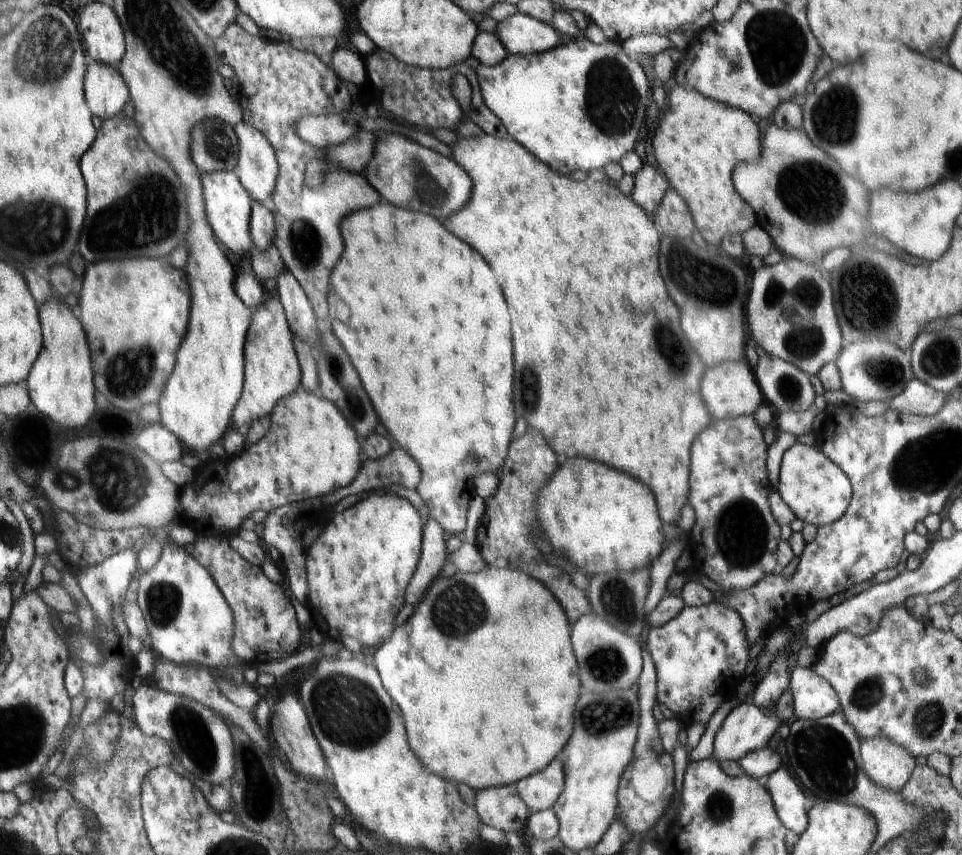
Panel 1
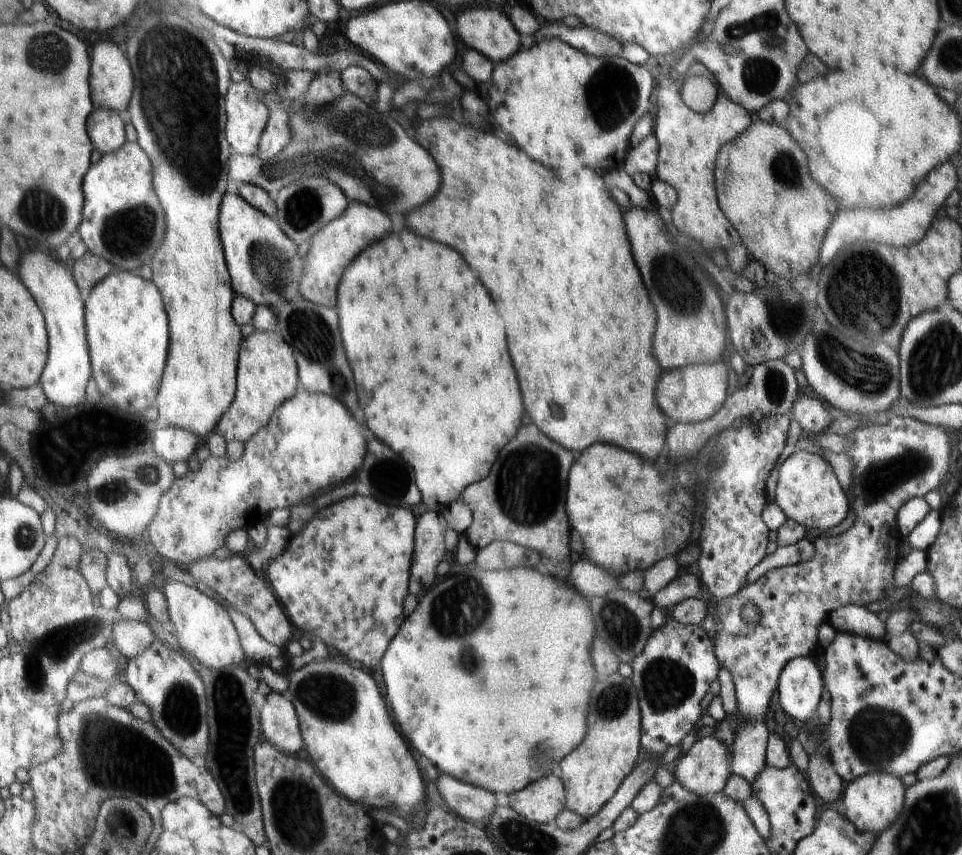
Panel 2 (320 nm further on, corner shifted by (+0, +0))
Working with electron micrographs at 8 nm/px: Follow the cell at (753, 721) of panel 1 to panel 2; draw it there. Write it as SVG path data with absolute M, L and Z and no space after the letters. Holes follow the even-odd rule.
M712 736L694 742L673 775L692 794L719 794L731 774L731 752L720 738Z

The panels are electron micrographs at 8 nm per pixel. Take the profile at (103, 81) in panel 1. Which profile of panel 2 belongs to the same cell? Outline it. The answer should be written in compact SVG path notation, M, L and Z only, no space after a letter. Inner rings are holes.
M96 109L92 122L88 122L88 130L92 130L91 141L102 155L116 153L125 145L124 124L113 110Z

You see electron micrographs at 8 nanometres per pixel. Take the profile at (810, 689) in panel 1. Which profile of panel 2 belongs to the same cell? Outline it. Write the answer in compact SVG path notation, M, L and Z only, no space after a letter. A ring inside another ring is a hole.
M795 657L784 668L779 678L775 706L781 709L791 720L806 721L816 715L824 690L823 674L811 657Z

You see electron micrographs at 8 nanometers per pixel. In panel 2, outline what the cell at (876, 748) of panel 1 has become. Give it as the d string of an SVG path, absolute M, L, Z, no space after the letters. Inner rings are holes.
M870 772L858 776L844 785L842 804L845 811L842 814L858 828L858 831L883 832L898 818L900 810L904 808L905 790L901 778L888 772Z

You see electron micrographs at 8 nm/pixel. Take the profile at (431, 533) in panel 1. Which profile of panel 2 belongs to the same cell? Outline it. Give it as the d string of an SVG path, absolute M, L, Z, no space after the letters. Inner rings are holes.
M428 510L420 516L416 524L416 548L414 548L414 562L412 562L412 576L410 576L410 594L422 594L422 588L428 588L434 582L436 567L445 558L445 532L448 530L446 519L436 510Z

